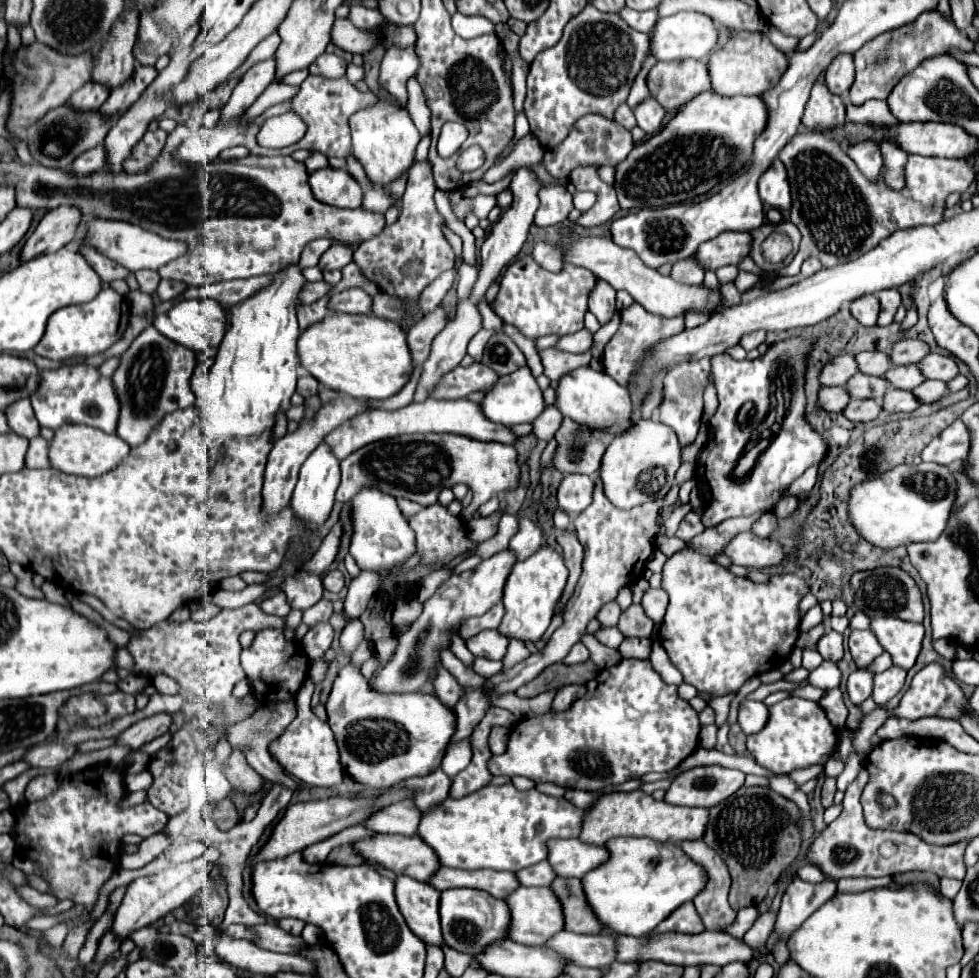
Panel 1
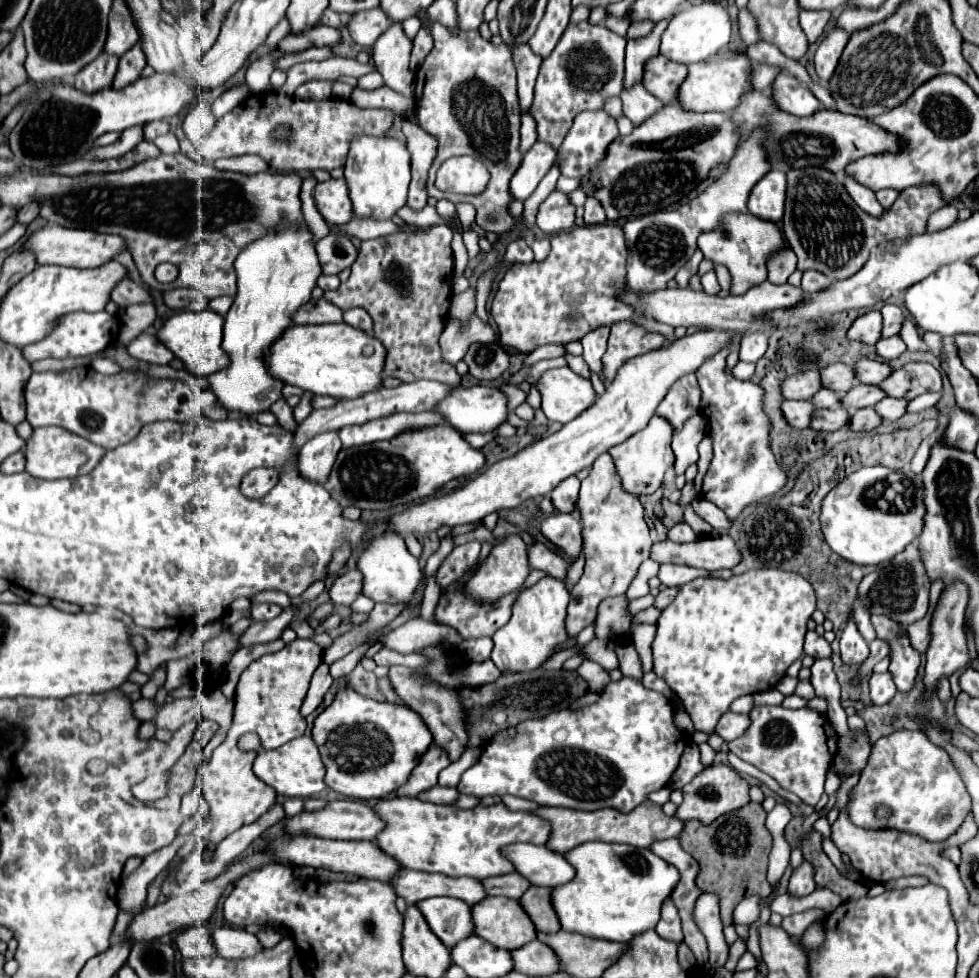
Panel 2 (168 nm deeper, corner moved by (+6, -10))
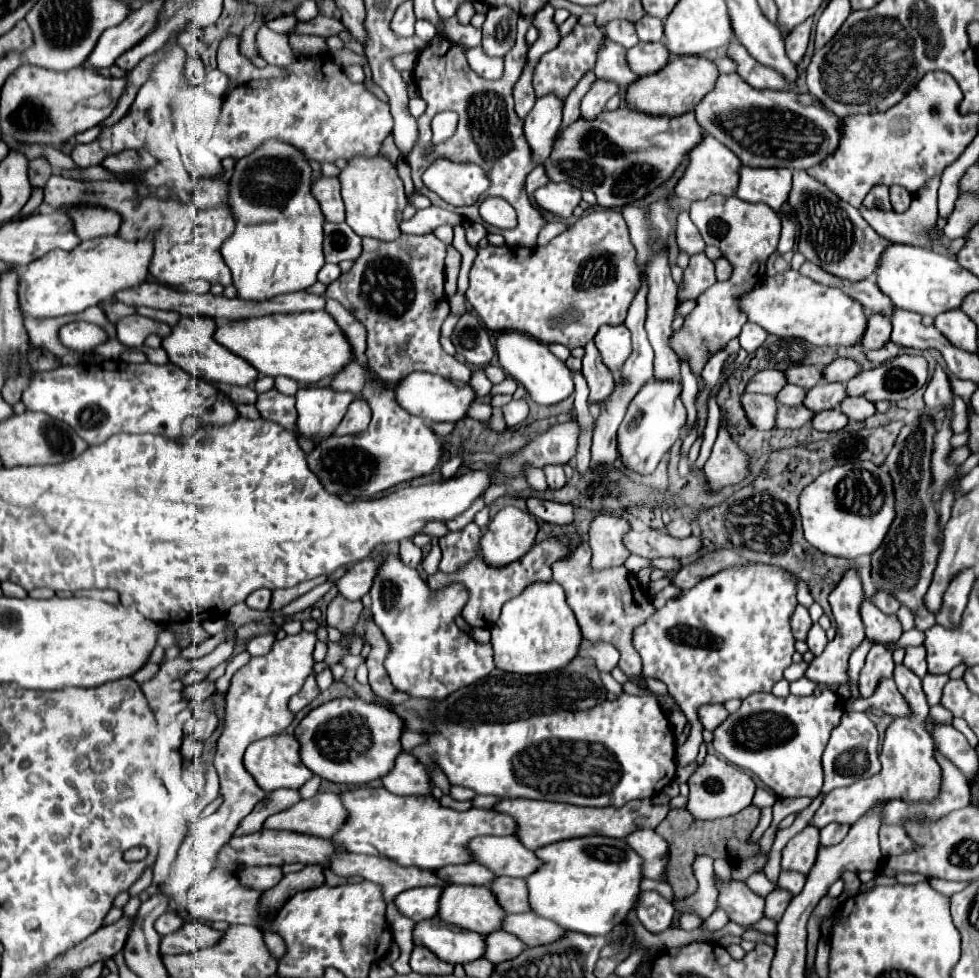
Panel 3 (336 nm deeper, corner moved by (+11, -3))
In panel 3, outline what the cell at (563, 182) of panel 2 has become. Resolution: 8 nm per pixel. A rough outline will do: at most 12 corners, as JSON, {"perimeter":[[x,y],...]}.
{"perimeter":[[542,165],[526,177],[525,190],[532,197],[549,178]]}

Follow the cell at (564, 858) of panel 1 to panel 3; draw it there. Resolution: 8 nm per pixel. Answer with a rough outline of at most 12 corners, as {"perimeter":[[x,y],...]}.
{"perimeter":[[479,836],[475,862],[527,878],[543,866],[517,836]]}

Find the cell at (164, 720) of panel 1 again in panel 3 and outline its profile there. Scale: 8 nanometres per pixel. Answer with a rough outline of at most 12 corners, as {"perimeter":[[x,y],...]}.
{"perimeter":[[203,680],[183,690],[183,700],[203,702],[215,684]]}

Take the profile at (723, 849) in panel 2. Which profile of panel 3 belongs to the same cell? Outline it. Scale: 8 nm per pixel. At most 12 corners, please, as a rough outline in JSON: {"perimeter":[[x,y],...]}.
{"perimeter":[[759,808],[717,820],[669,810],[655,832],[669,844],[675,900],[695,892],[697,856],[731,864],[759,854]]}

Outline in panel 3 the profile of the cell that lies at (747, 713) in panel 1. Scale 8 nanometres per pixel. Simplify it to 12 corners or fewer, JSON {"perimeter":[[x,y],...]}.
{"perimeter":[[723,704],[703,706],[703,728],[713,732],[729,712]]}

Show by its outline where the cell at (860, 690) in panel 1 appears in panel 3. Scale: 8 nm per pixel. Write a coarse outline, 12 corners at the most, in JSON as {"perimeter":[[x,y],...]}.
{"perimeter":[[877,592],[873,604],[883,614],[897,614],[901,604],[885,594]]}

